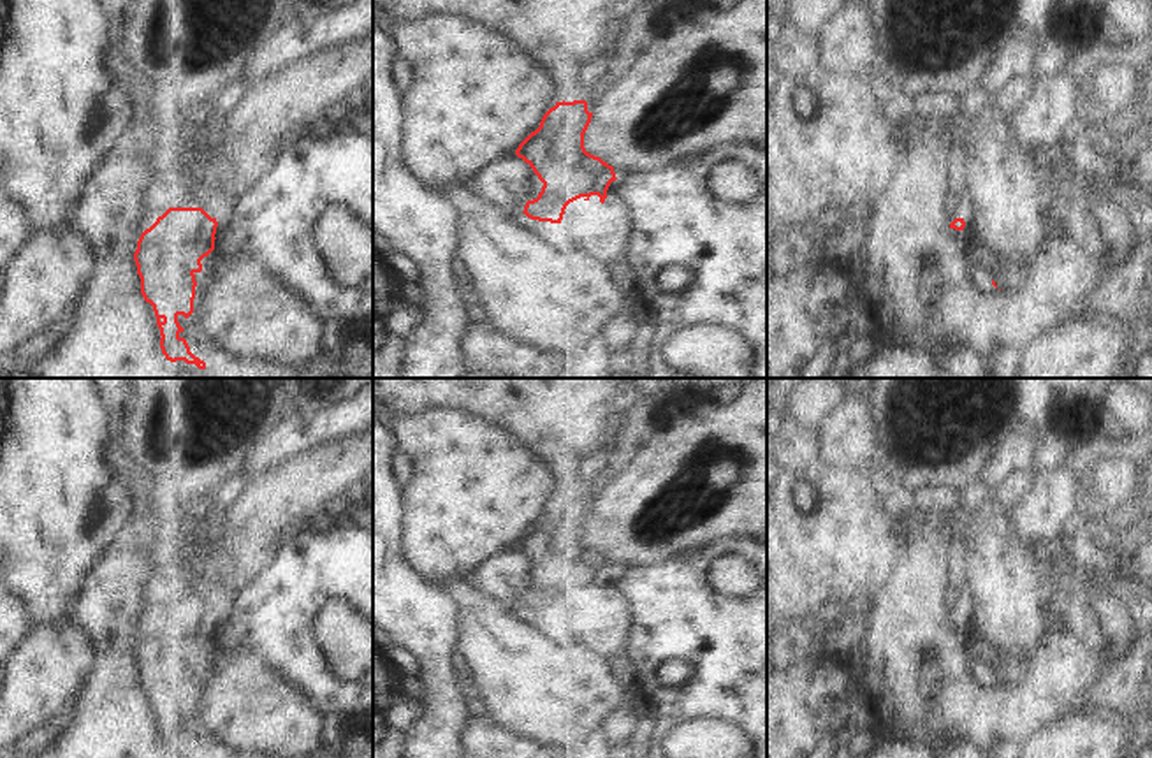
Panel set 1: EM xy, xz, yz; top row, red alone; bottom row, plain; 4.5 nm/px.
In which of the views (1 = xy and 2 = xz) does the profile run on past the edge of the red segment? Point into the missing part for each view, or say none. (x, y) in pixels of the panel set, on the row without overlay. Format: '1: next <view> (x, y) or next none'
1: next xy (275, 509)
2: next none

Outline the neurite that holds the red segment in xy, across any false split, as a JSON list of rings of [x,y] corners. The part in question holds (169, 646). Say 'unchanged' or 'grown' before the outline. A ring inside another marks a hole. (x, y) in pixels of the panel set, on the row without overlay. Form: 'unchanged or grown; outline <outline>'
grown; outline [[[373,433],[355,436],[331,445],[320,445],[308,454],[303,454],[283,466],[271,470],[262,478],[252,482],[239,499],[225,510],[225,543],[222,549],[216,545],[211,550],[211,561],[208,566],[208,589],[206,598],[201,601],[169,601],[157,616],[146,623],[134,647],[137,668],[141,672],[141,688],[146,696],[153,700],[157,719],[160,723],[160,742],[167,754],[185,754],[186,758],[206,758],[190,746],[185,732],[179,728],[185,725],[178,711],[188,712],[193,707],[195,693],[195,668],[202,665],[201,654],[215,644],[215,628],[218,612],[232,603],[232,600],[267,566],[280,550],[299,533],[306,531],[310,522],[322,512],[327,503],[343,496],[354,484],[364,482],[373,471]]]

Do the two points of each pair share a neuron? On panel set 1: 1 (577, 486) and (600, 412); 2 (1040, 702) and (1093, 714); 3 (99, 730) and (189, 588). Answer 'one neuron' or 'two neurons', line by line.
1: one neuron
2: two neurons
3: two neurons

